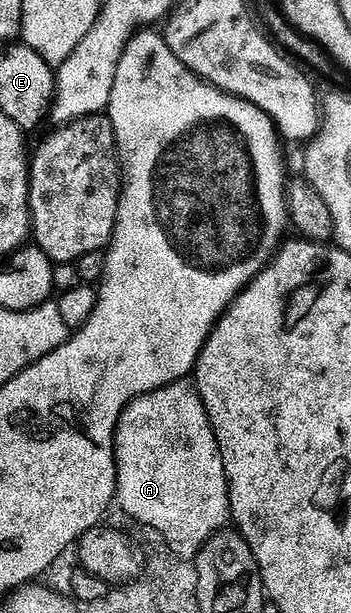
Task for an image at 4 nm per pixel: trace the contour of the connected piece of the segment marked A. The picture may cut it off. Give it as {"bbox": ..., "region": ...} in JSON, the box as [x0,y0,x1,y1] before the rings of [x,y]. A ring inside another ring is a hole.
{"bbox":[114,379,231,558],"region":[[[190,379],[160,387],[143,397],[137,397],[122,412],[118,430],[114,433],[114,462],[118,464],[117,504],[132,519],[160,533],[178,557],[197,558],[205,545],[219,536],[231,520],[230,485],[220,455],[218,440],[210,425],[204,403]]]}

